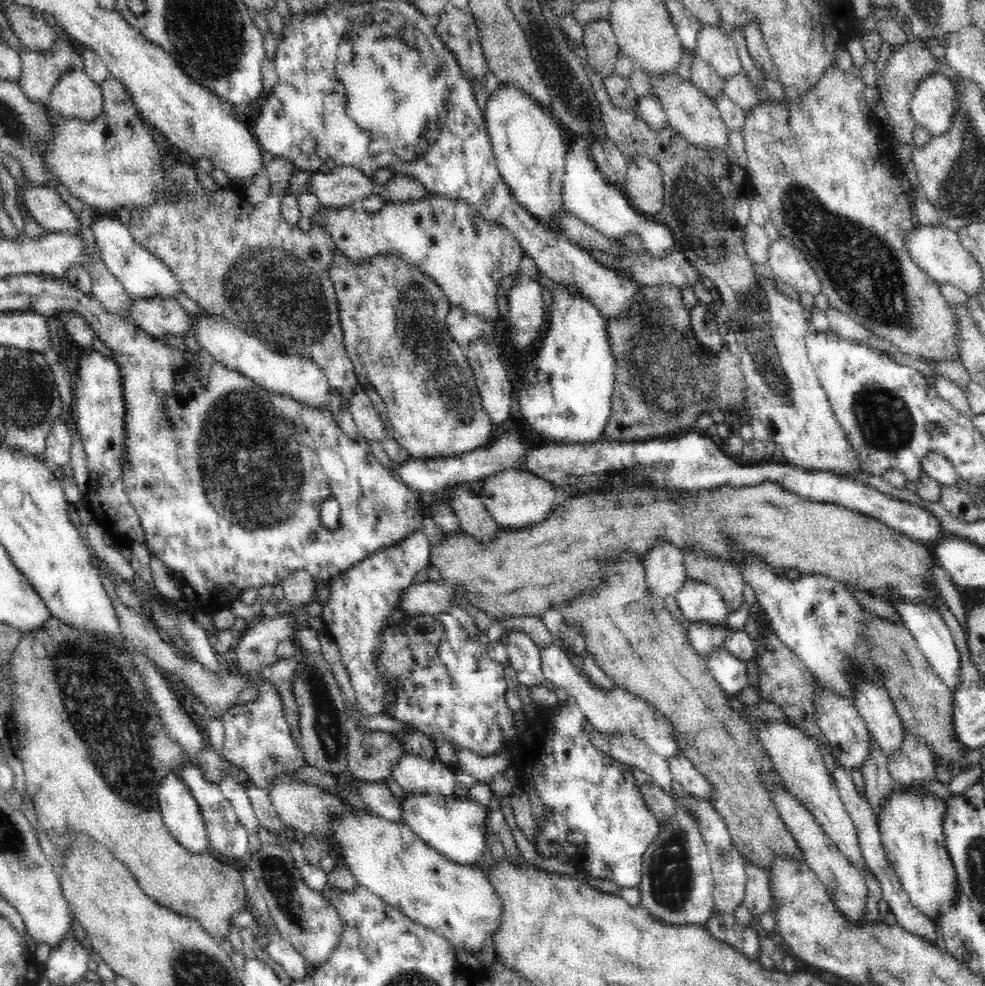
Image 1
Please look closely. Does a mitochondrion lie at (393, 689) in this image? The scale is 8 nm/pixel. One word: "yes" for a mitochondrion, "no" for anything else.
no

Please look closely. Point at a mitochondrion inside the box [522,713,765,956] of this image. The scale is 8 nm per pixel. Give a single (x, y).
(669, 875)

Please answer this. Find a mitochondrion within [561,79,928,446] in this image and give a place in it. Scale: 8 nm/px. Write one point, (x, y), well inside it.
(864, 270)

